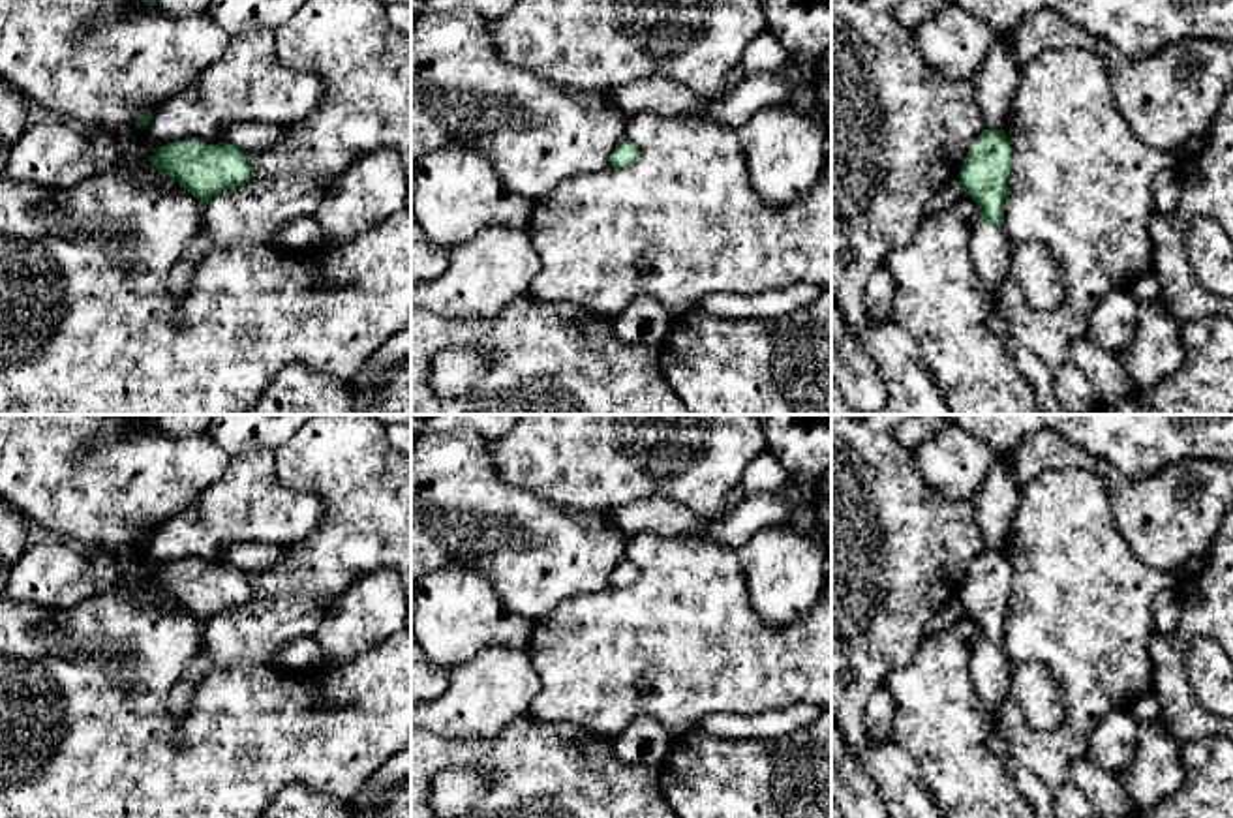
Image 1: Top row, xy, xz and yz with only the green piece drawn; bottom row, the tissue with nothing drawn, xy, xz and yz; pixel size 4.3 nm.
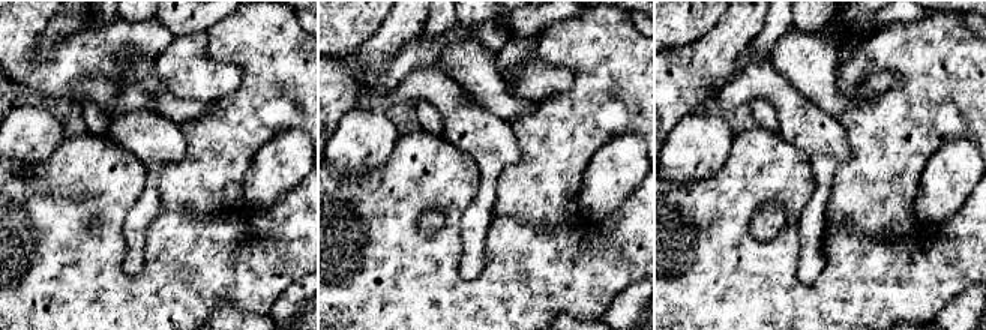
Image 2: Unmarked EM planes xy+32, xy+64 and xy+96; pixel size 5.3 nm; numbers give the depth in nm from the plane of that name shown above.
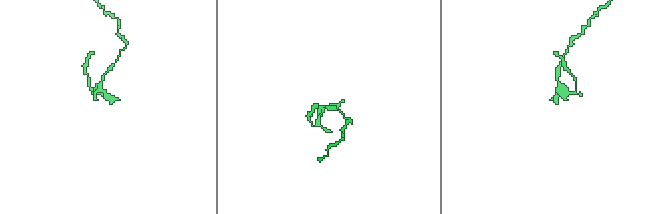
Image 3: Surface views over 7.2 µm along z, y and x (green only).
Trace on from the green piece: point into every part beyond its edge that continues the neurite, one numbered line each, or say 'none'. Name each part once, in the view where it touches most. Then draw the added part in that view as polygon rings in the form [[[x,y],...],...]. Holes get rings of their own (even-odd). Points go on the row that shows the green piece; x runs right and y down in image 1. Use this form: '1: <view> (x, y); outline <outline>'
1: yz (989, 250); outline [[[978,221],[970,238],[970,257],[987,296],[987,328],[1002,343],[1013,366],[1034,386],[1043,415],[1070,415],[1057,398],[1057,388],[1047,366],[1012,338],[998,313],[998,293],[1006,276],[1012,272],[1010,244],[1002,227],[1002,221],[993,225]]]

